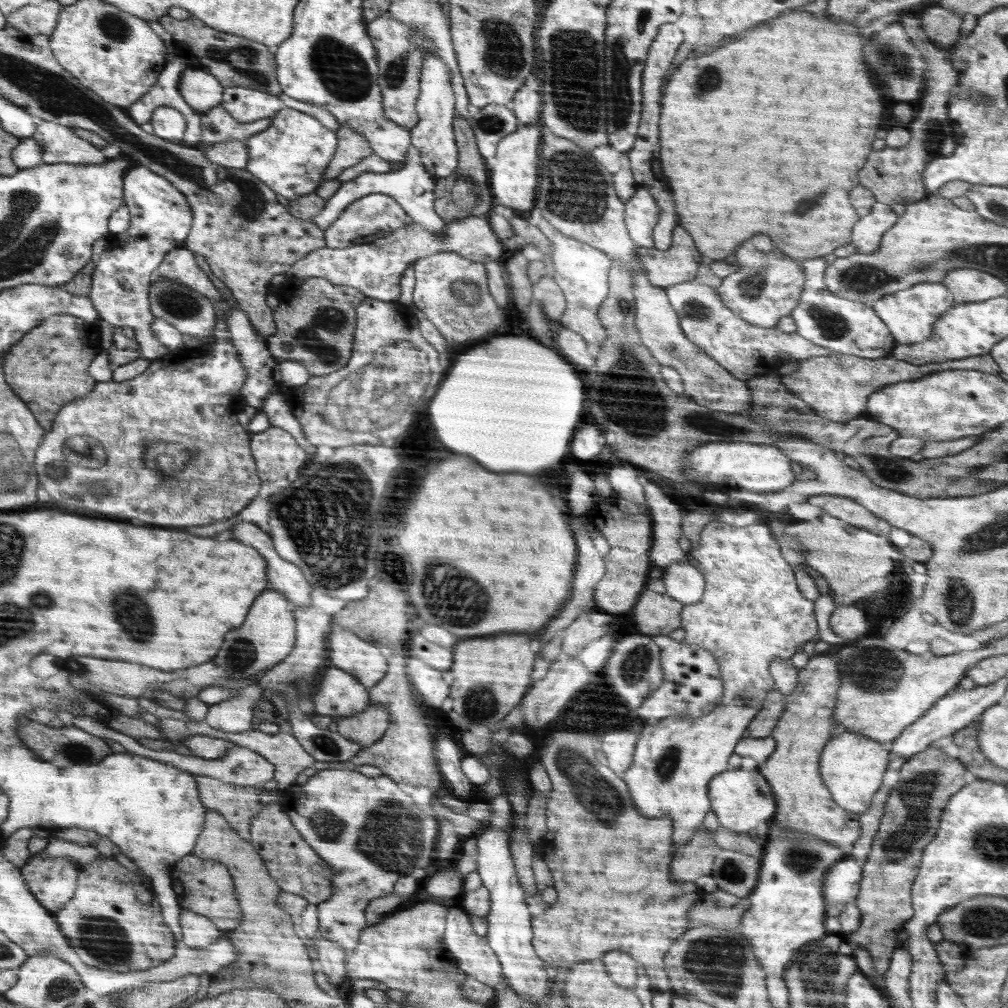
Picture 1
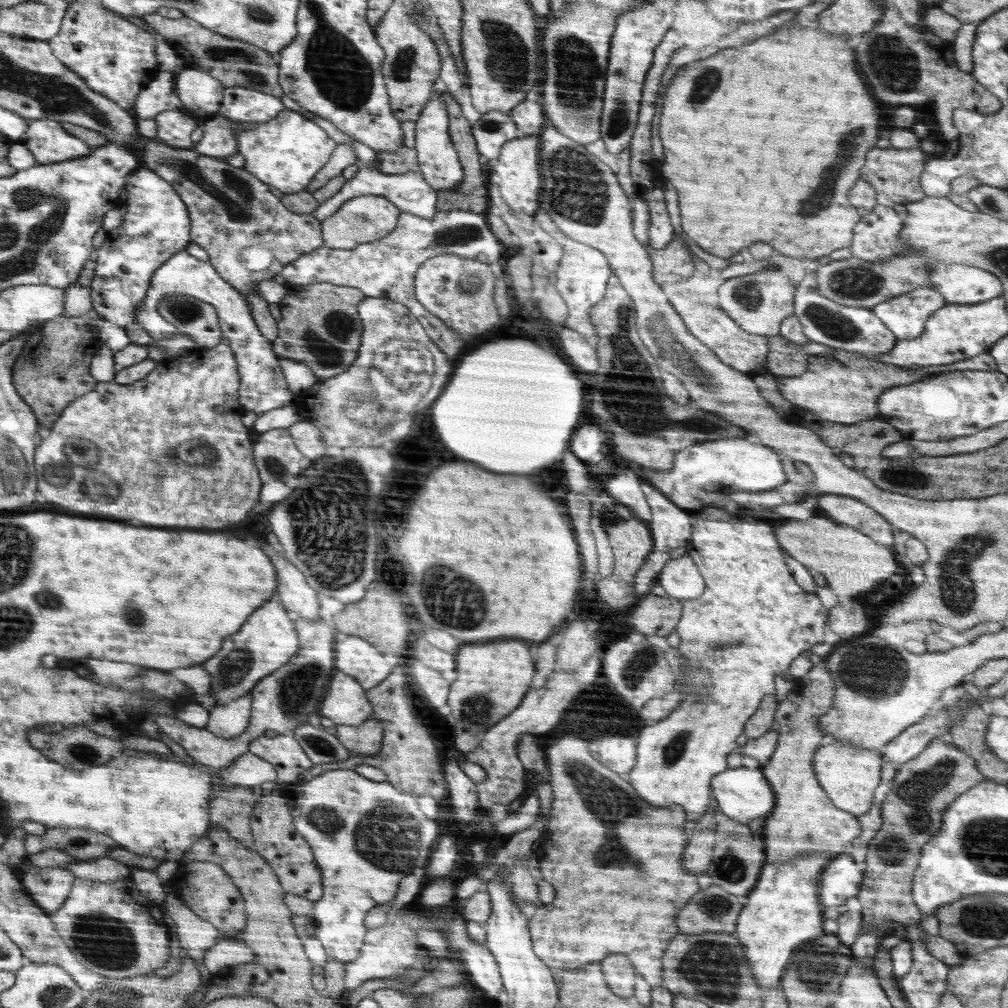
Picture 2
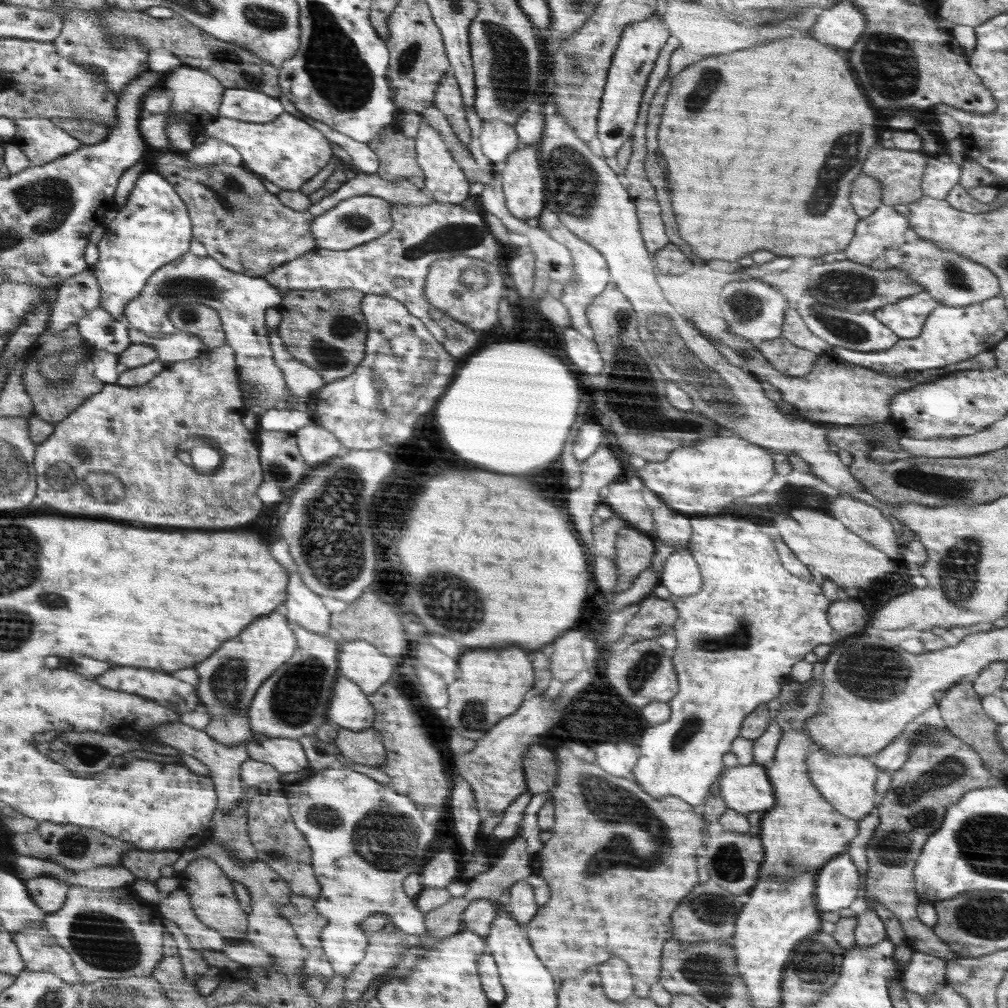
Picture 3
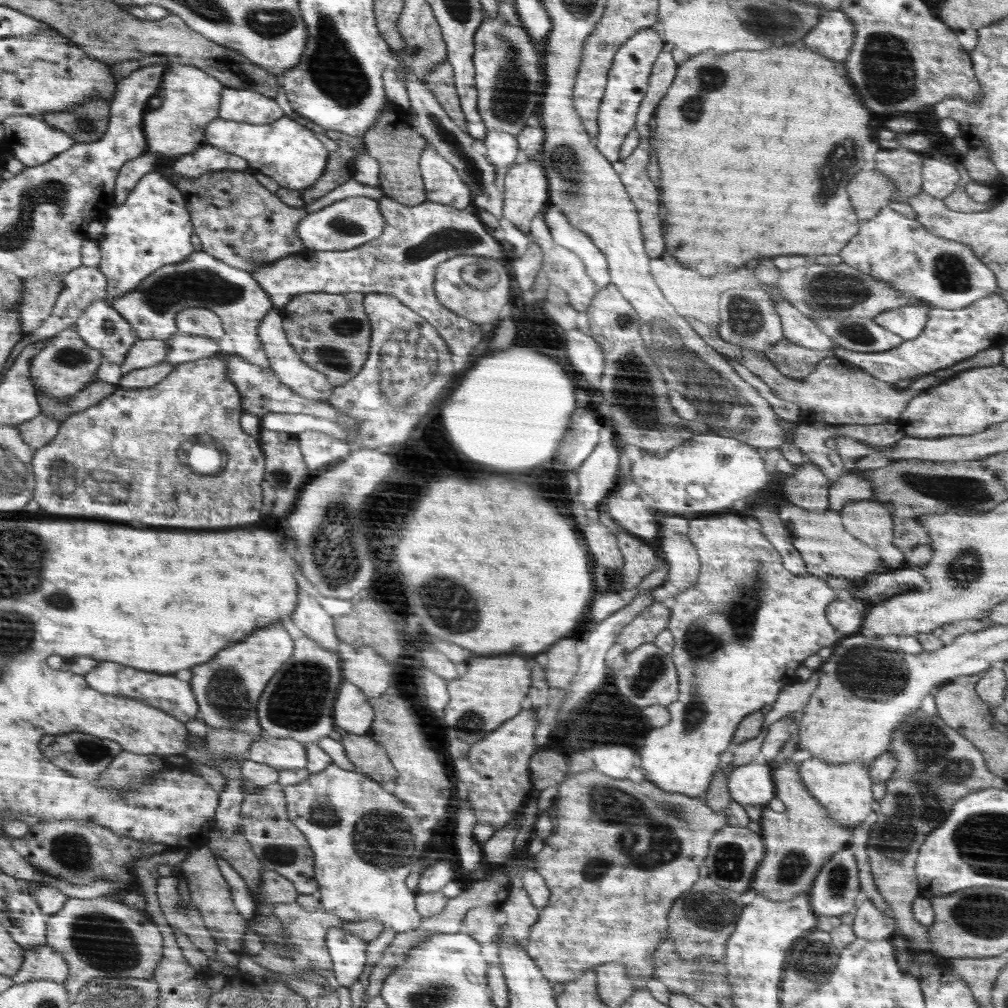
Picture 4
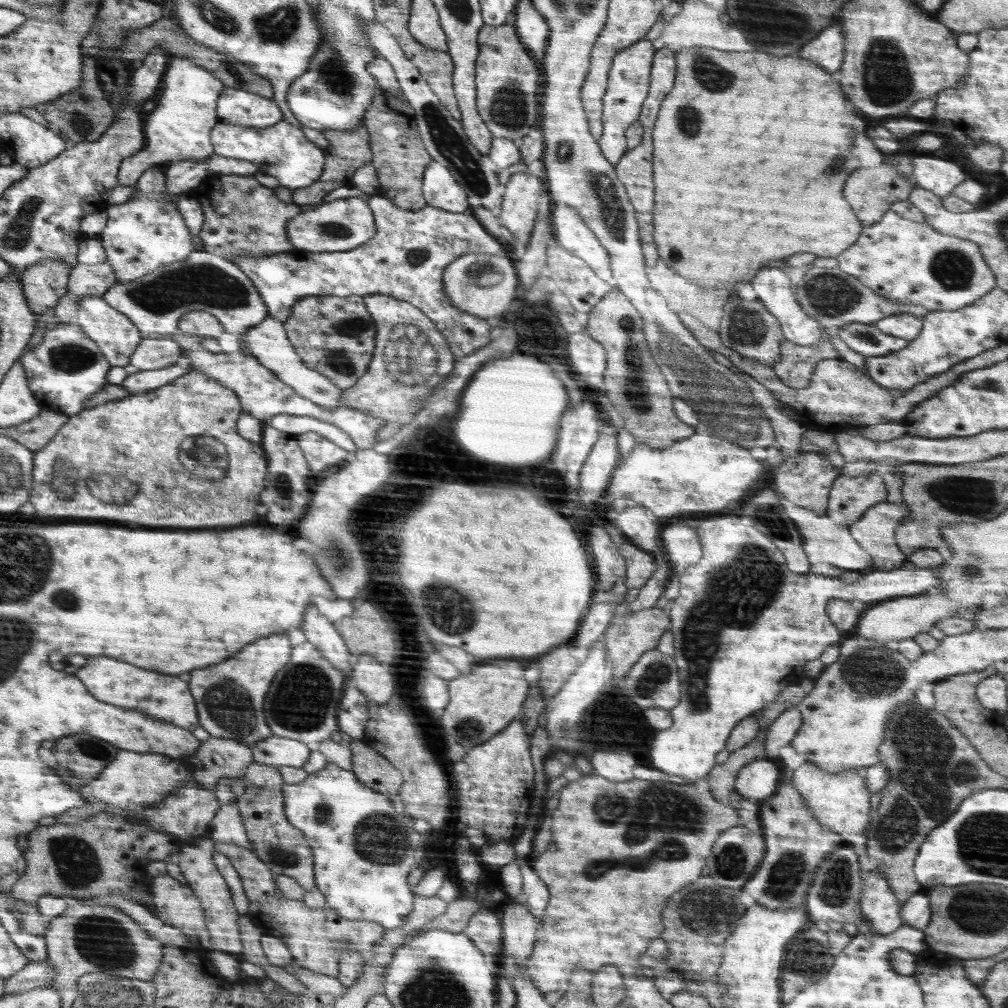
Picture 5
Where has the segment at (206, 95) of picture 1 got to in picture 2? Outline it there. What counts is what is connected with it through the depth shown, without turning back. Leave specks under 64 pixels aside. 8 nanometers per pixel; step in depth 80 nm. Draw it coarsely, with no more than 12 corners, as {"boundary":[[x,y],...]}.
{"boundary":[[202,69],[174,76],[184,112],[197,122],[219,112],[226,89]]}

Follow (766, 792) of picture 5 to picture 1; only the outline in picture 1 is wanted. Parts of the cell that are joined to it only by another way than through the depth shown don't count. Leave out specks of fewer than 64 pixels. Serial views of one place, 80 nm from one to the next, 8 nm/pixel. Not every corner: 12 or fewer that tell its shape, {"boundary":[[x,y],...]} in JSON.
{"boundary":[[758,770],[714,776],[708,801],[720,827],[767,828],[773,791]]}

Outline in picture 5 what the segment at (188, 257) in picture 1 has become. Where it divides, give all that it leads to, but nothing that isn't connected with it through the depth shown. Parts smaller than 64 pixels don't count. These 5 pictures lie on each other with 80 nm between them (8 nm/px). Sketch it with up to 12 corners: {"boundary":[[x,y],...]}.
{"boundary":[[194,252],[102,298],[143,339],[212,313],[241,346],[269,317],[246,272]]}

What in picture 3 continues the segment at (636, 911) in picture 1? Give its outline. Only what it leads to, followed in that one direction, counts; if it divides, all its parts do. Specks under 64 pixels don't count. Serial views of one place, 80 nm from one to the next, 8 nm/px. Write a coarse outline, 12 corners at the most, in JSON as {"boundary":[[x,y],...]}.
{"boundary":[[556,748],[558,982],[609,958],[658,983],[708,821]]}

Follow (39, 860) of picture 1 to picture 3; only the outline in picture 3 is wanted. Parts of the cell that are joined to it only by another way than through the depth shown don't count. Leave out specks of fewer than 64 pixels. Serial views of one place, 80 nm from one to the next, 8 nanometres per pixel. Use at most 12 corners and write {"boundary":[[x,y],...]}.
{"boundary":[[38,875],[23,883],[32,901],[46,914],[68,899],[69,884]]}

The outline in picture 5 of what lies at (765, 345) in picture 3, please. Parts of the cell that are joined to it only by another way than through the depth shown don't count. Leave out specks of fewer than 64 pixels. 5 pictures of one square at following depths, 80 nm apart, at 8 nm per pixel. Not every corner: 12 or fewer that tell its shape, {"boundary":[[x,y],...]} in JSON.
{"boundary":[[825,332],[812,346],[784,340],[774,370],[790,388],[806,388],[815,366],[838,359]]}

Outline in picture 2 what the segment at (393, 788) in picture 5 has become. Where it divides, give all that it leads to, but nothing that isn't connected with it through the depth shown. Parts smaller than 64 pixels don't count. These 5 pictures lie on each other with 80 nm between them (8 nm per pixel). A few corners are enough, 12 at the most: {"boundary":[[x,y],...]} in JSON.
{"boundary":[[370,715],[337,725],[350,756],[370,758],[382,747],[383,724]]}

